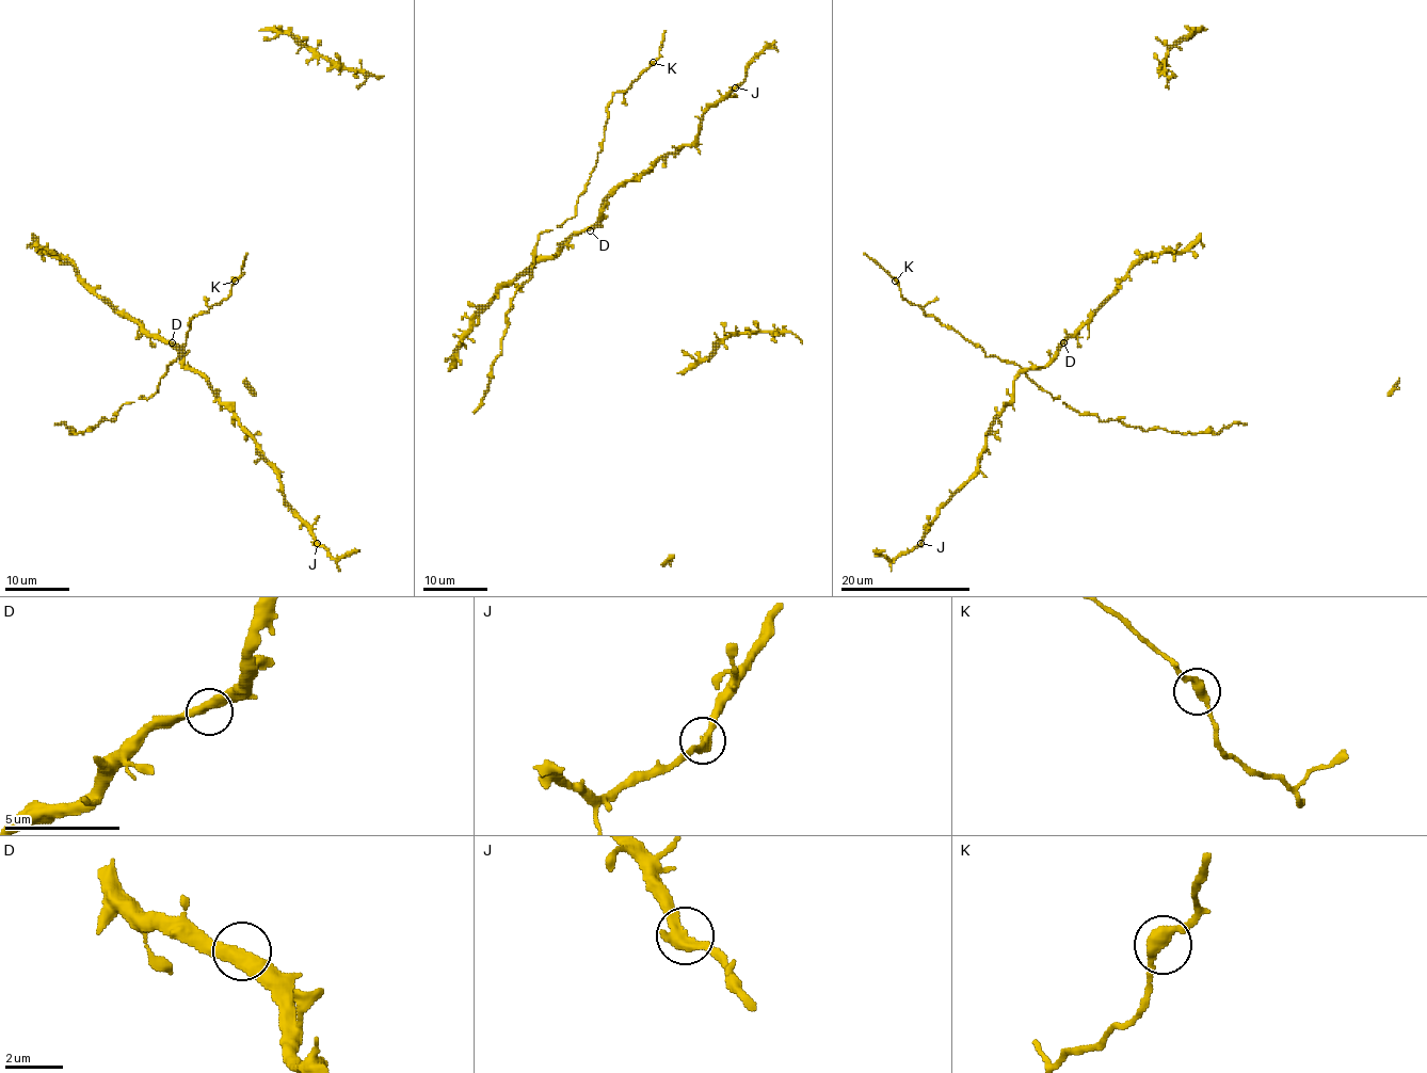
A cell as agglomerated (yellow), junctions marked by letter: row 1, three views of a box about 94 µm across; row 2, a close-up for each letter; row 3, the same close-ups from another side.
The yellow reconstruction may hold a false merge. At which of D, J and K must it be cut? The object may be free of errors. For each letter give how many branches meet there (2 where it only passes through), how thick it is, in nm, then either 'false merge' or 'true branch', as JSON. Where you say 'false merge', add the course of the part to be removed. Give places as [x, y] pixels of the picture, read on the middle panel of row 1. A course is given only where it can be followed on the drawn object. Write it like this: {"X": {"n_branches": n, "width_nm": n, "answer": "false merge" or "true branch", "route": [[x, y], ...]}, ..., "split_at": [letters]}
{"D": {"n_branches": 2, "width_nm": 440, "answer": "true branch"}, "J": {"n_branches": 2, "width_nm": 400, "answer": "true branch"}, "K": {"n_branches": 2, "width_nm": 400, "answer": "true branch"}, "split_at": []}

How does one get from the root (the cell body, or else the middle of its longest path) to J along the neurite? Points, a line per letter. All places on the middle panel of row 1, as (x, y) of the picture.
J: (590, 228), (624, 181), (637, 181), (659, 159), (690, 145), (702, 116), (735, 87)

